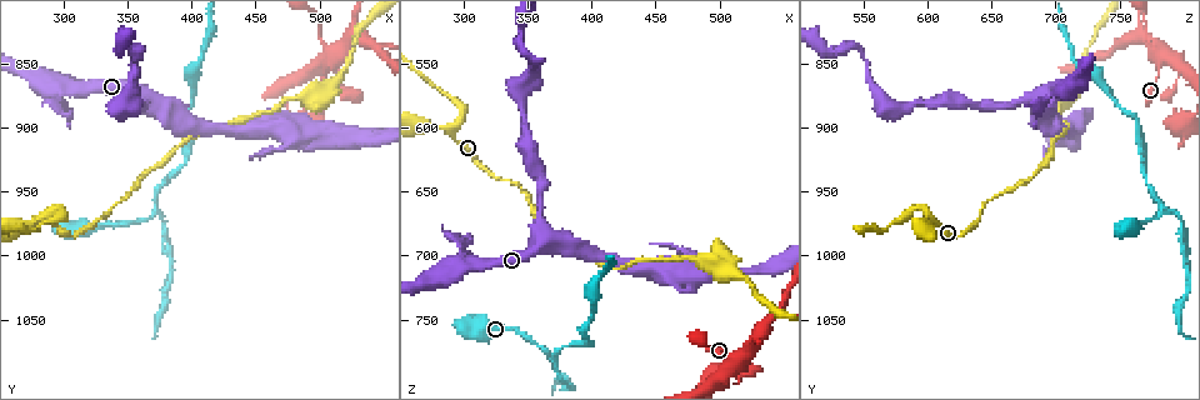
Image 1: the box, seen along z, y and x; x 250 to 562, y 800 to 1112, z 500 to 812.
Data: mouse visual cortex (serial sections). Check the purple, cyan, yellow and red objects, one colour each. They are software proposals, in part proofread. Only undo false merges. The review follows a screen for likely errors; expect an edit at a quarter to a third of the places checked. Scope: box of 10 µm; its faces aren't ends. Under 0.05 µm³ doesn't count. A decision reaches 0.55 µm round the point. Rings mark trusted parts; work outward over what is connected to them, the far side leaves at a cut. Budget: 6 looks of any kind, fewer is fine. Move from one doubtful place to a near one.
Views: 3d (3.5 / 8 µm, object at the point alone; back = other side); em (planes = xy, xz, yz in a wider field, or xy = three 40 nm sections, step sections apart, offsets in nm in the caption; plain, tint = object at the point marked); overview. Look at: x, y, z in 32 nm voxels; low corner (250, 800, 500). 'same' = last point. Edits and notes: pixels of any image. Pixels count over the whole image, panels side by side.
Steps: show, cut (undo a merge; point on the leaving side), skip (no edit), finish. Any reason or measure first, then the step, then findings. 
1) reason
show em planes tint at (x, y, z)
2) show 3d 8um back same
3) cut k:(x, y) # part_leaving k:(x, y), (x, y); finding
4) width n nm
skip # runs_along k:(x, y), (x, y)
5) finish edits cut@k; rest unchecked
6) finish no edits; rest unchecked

three-way junction
show 3d 3.5um at (358, 880, 676)

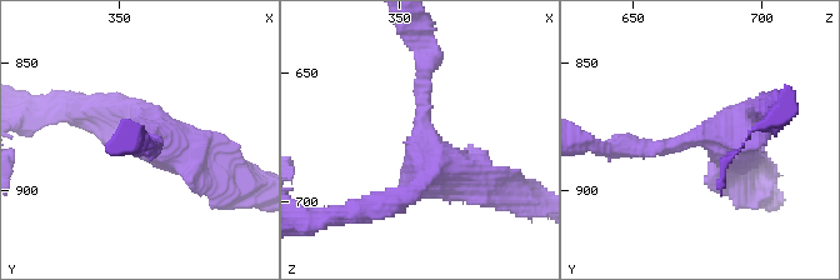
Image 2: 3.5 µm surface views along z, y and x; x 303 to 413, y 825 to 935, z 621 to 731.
arms 3; arm_widths 200, 250, 500 nm
show em xy step 1 tint at (358, 879, 675)

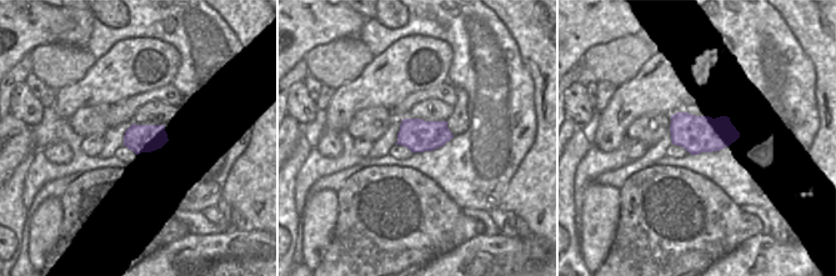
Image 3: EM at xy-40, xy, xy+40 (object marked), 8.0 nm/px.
skip # runs_along 2:(759, 118), (744, 136), (613, 148); continuous, no second cell

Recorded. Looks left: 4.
show 3d 8um at (356, 840, 550)

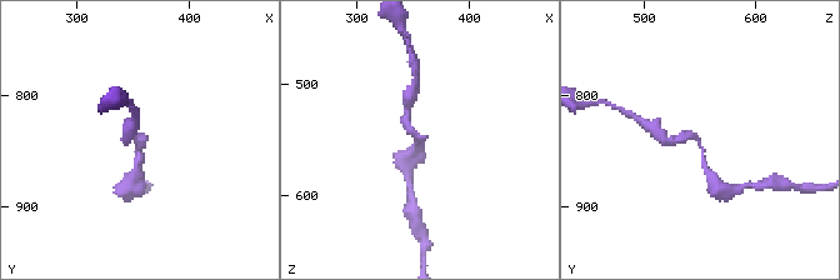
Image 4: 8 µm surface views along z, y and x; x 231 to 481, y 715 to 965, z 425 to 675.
show 3d 3.5um same

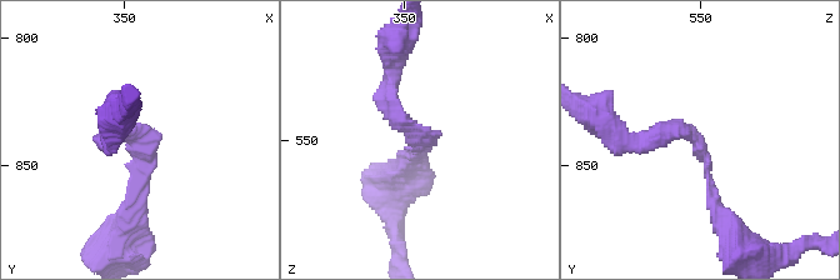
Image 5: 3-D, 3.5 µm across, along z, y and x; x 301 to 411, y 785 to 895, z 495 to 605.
show em xy step 3 tint at (356, 839, 548)

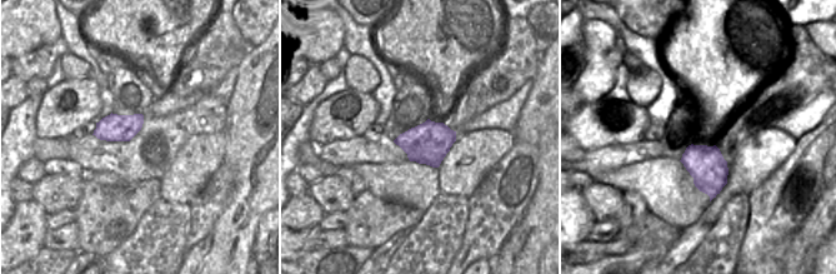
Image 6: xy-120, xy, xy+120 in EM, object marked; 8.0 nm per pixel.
arm_widths 150, 200 nm
skip # runs_along 5:(714, 208), (691, 135), (628, 139); continuous, no second cell

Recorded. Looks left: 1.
finish no edits; rest unchecked

